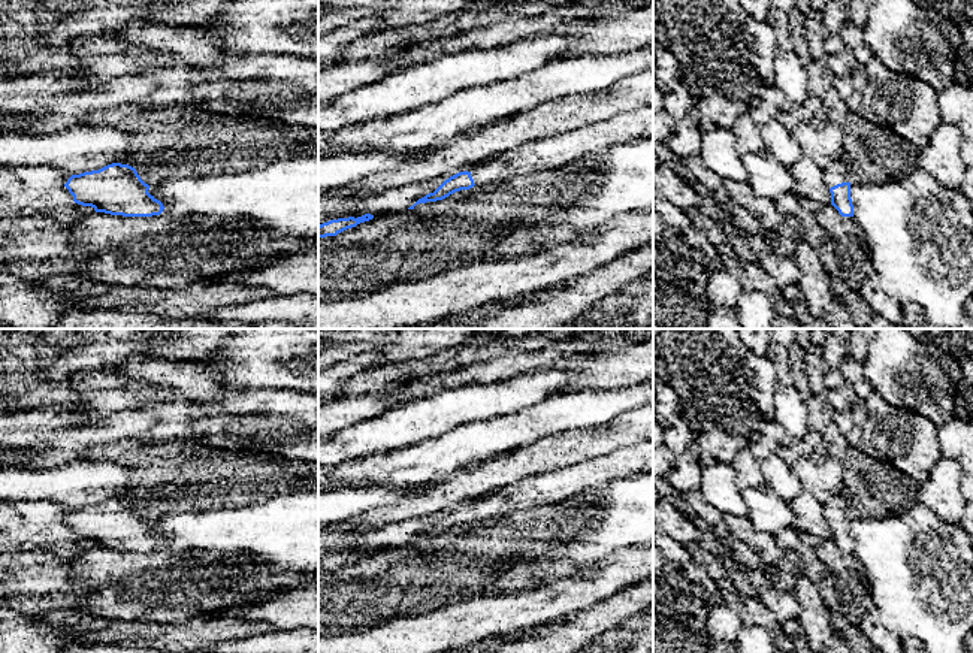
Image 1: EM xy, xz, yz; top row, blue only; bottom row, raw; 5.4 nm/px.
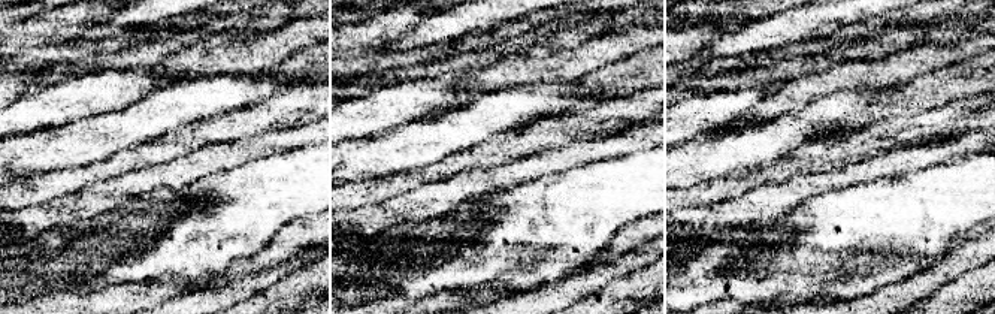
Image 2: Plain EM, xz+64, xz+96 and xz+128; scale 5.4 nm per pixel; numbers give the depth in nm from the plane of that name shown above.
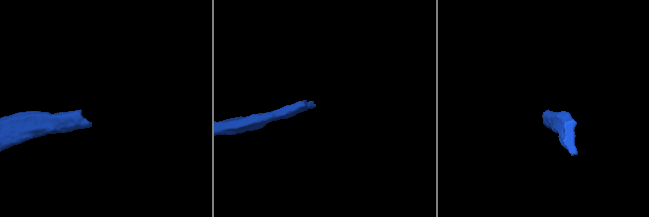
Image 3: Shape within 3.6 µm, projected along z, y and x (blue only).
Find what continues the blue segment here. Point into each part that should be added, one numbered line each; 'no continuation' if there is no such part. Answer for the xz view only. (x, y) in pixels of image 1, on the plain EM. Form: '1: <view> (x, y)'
1: xz (555, 487)

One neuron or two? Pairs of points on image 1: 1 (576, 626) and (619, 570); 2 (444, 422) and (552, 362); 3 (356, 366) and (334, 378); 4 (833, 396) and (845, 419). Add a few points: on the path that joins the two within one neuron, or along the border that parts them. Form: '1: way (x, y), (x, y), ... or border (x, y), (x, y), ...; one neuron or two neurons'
1: border (622, 587), (567, 616); two neurons
2: border (562, 368), (531, 369), (504, 381); two neurons
3: way (350, 369), (340, 374); one neuron
4: way (839, 402), (843, 413); one neuron

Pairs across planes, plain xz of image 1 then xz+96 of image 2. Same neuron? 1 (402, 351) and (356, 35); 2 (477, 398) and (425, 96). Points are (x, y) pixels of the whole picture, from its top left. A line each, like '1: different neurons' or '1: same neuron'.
1: same neuron
2: same neuron

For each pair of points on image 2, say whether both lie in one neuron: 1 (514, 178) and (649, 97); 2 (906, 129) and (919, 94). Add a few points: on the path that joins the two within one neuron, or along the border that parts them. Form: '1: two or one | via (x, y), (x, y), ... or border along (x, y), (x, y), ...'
1: two | border along (614, 130), (546, 148)
2: two | border along (943, 103), (912, 115), (882, 117), (876, 121)

